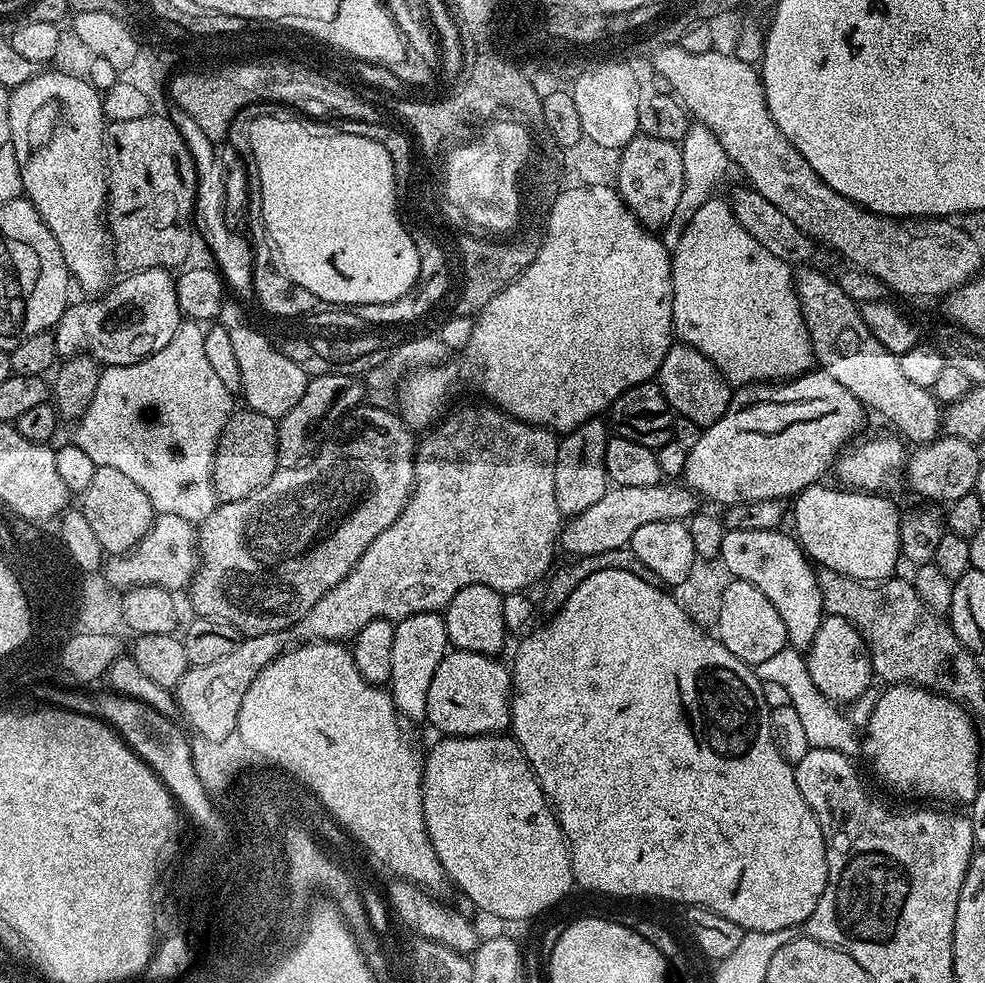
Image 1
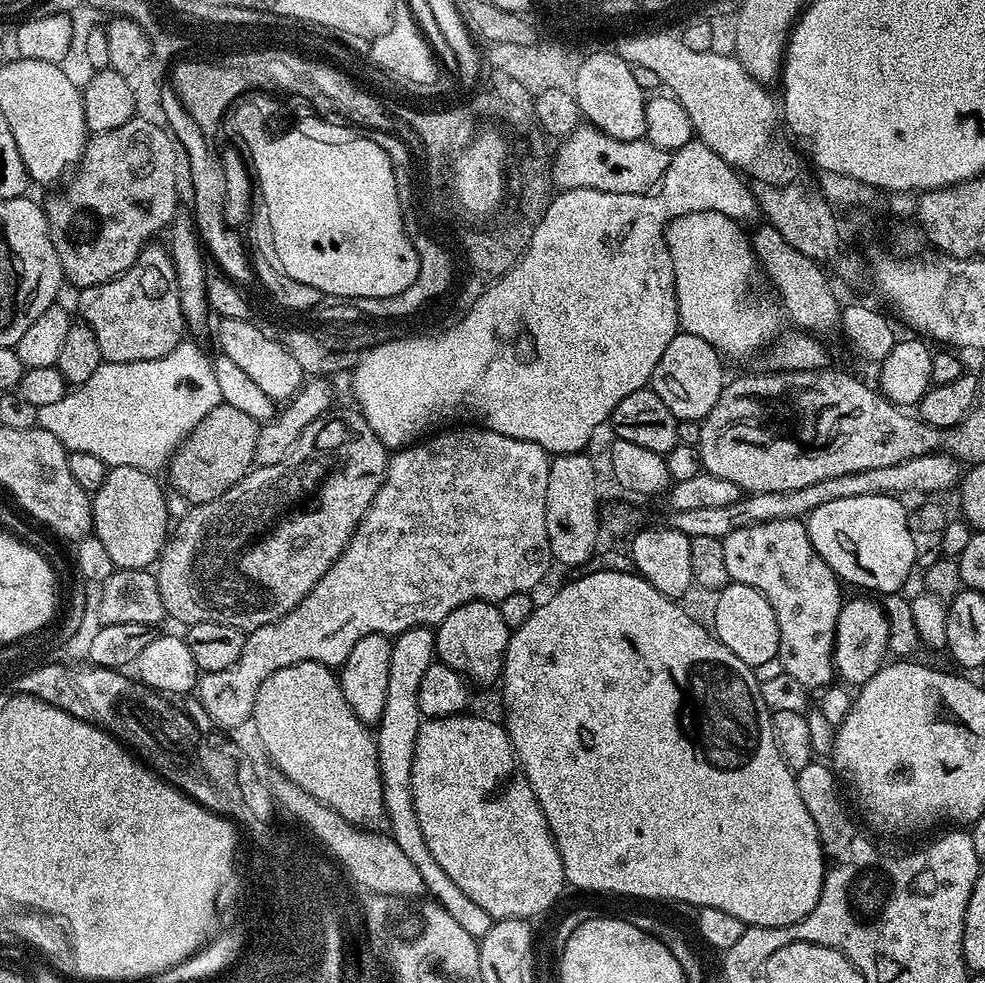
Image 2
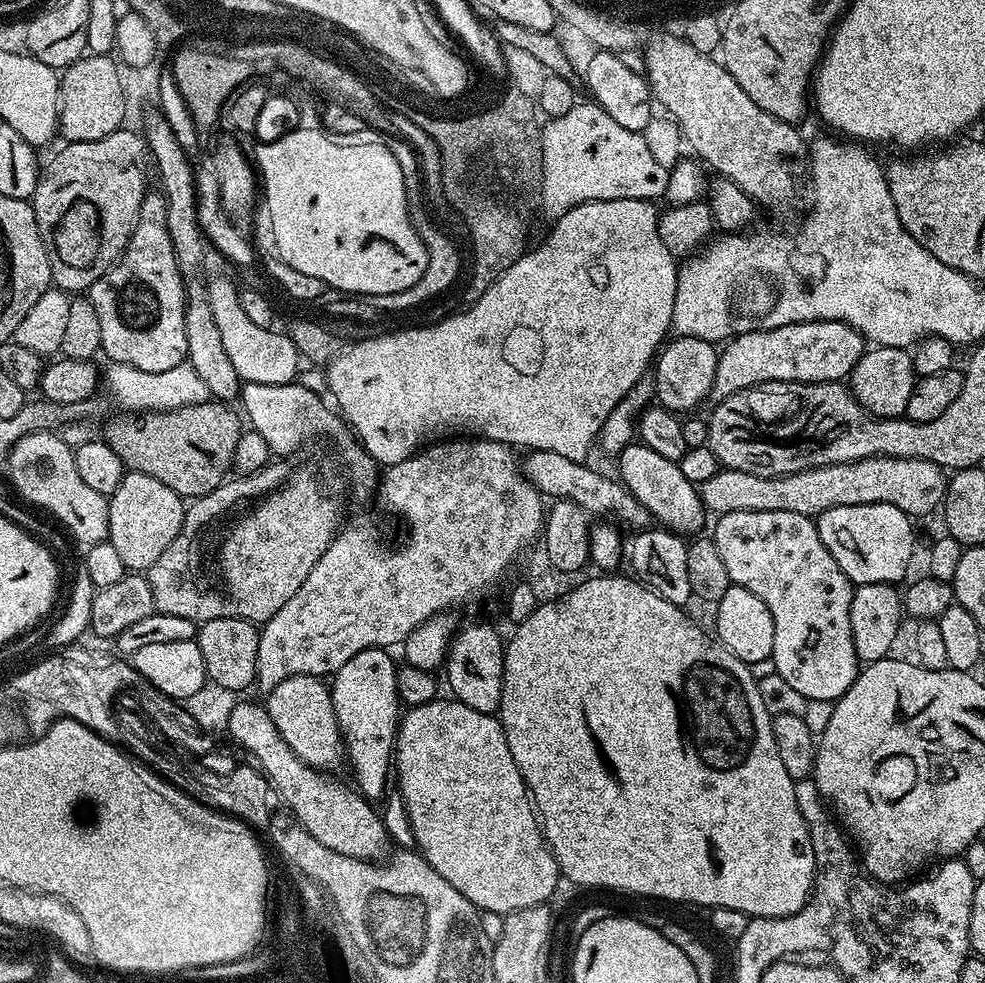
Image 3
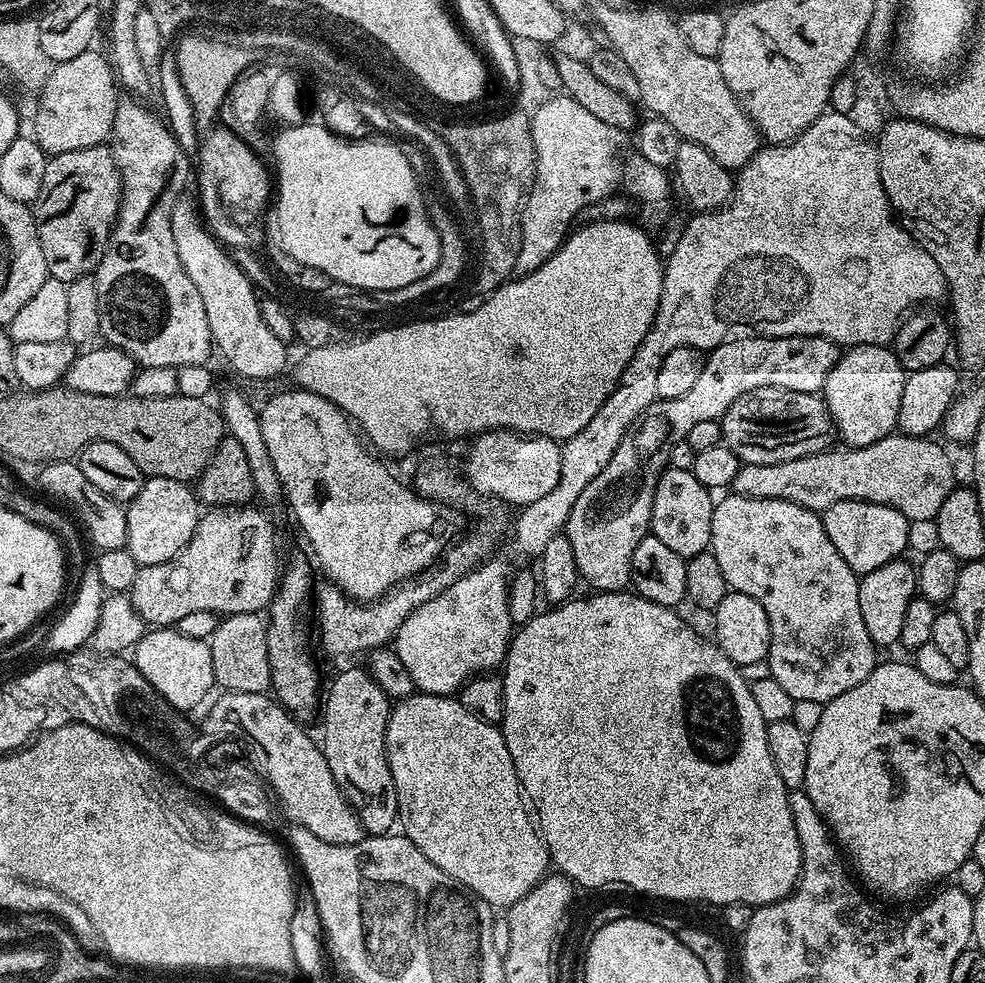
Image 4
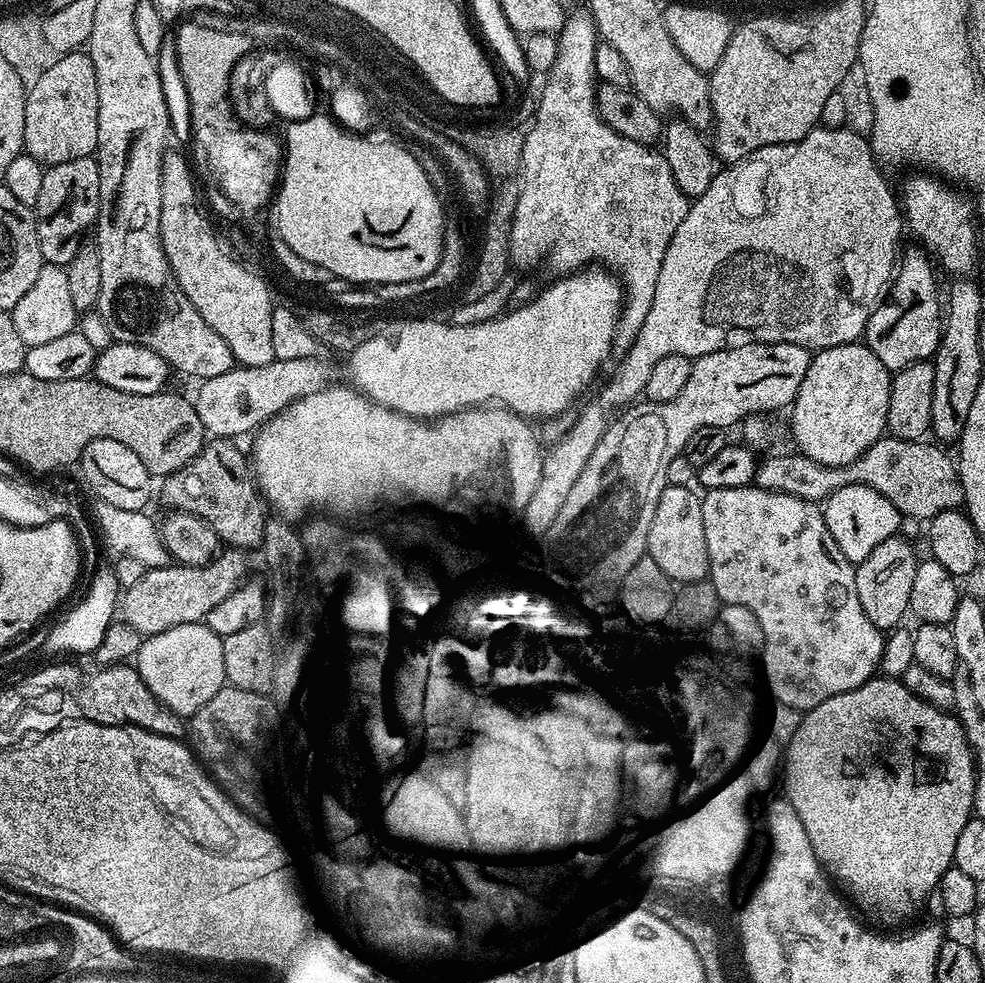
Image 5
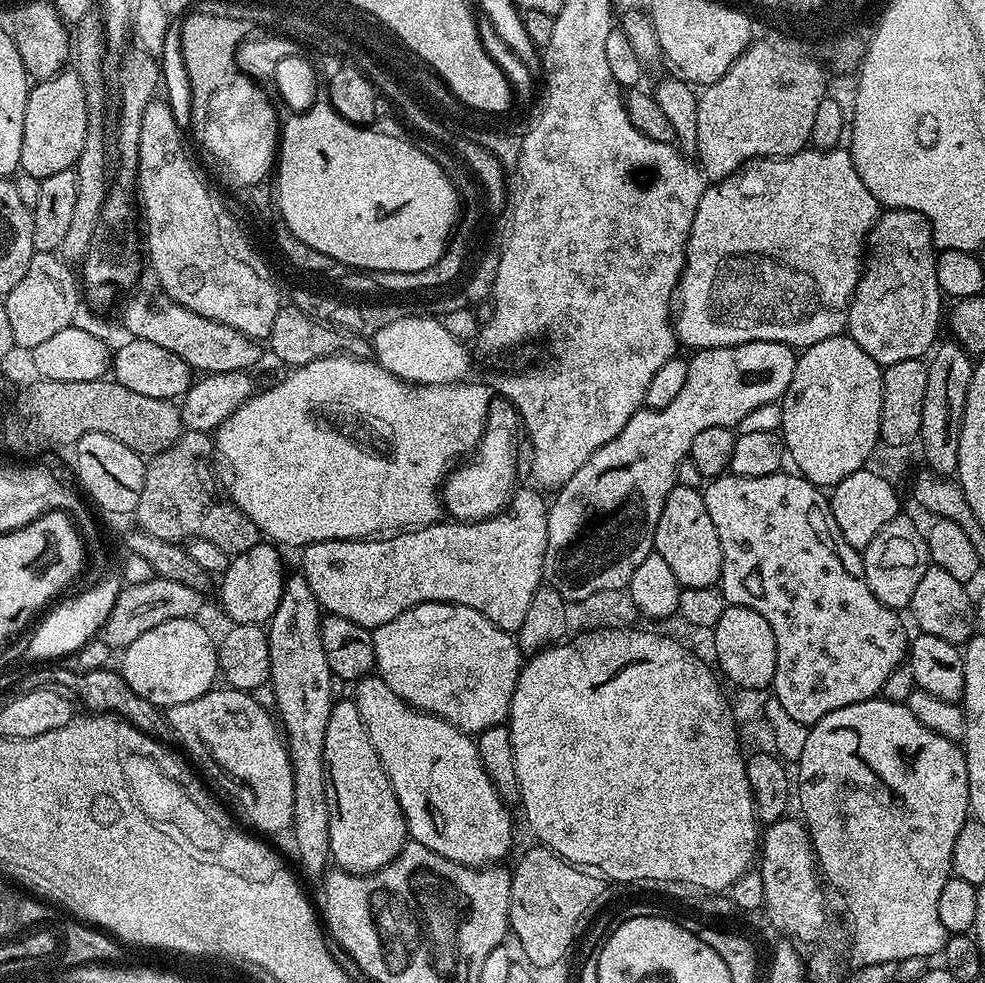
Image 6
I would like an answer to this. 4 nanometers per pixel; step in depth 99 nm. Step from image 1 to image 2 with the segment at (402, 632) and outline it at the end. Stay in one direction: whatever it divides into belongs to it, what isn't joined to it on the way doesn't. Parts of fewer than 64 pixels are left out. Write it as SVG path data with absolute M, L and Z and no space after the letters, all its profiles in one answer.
M429 627L411 628L393 639L386 705L376 728L376 753L383 782L384 813L386 824L390 826L389 835L402 850L402 854L405 854L406 858L417 867L427 893L440 903L468 934L480 939L492 929L494 923L492 916L463 894L450 874L447 874L446 870L435 861L434 854L430 853L426 838L422 835L417 812L414 810L412 790L414 746L417 744L418 730L424 721L421 708L418 706L418 688L426 670L435 663L435 654L436 635Z

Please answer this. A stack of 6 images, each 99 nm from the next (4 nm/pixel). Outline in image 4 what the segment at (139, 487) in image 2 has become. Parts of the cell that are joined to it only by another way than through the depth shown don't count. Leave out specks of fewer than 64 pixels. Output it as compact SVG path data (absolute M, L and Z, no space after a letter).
M150 476L145 479L144 484L138 490L133 500L126 504L126 538L128 553L142 566L158 566L162 562L170 562L178 556L184 547L194 538L194 530L200 525L202 515L202 504L197 493L192 492L187 483L174 478L158 478Z

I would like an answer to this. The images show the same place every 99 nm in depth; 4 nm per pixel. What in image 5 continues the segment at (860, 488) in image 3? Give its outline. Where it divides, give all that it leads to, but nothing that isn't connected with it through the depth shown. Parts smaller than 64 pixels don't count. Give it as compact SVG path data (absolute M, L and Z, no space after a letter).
M884 436L854 462L846 466L824 466L814 458L803 454L796 456L768 456L757 465L755 487L786 492L803 500L823 502L834 490L842 490L847 484L861 484L878 490L890 498L901 515L929 520L943 510L960 508L964 502L959 469L955 461L938 447L925 441L898 439Z

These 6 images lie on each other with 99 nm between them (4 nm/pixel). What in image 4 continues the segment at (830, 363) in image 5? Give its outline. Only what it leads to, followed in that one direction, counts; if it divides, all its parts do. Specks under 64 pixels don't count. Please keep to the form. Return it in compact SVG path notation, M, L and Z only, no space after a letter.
M854 344L841 351L836 365L830 370L822 389L824 405L832 416L832 423L845 445L853 448L870 446L870 442L878 442L893 435L897 431L898 405L902 402L902 386L906 373L900 359L891 347L882 344Z

